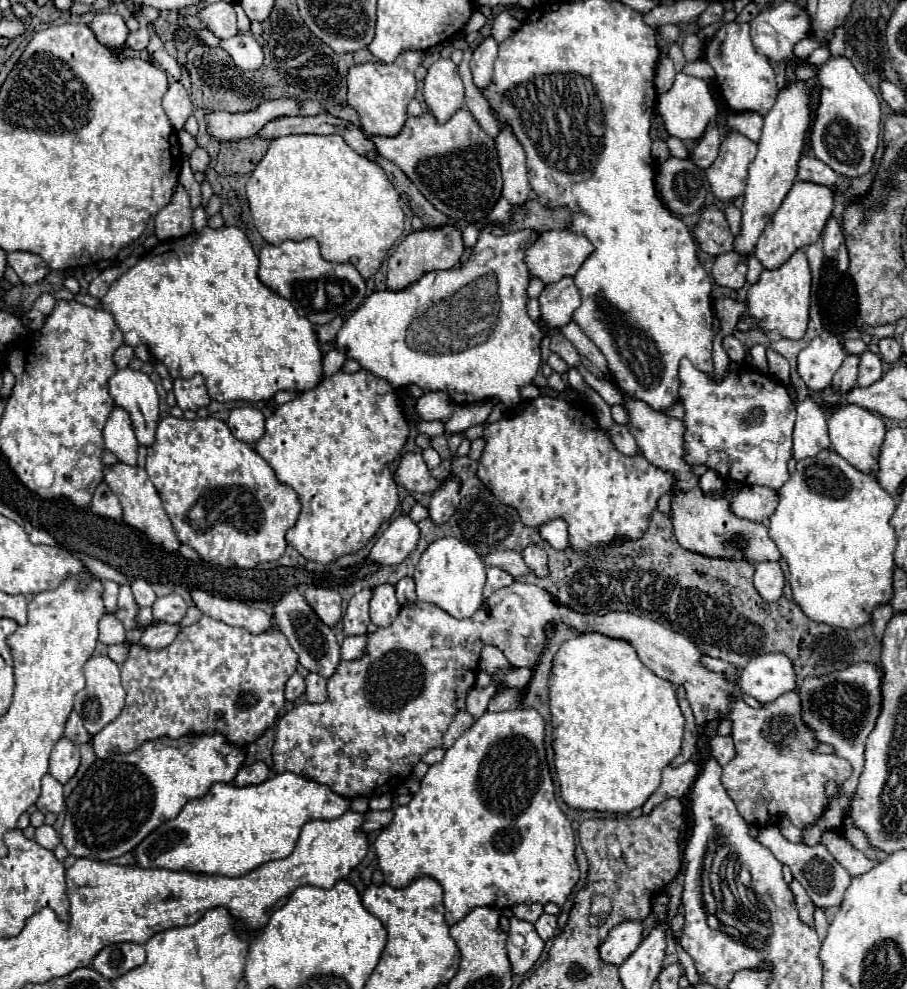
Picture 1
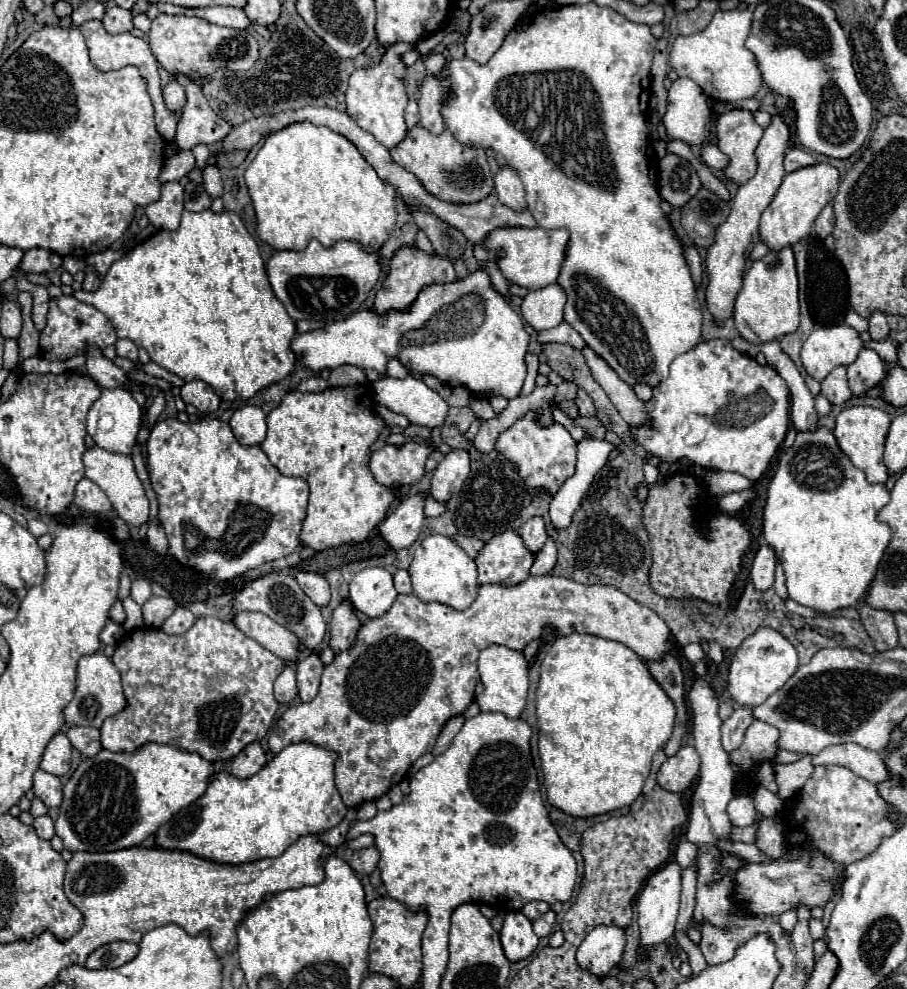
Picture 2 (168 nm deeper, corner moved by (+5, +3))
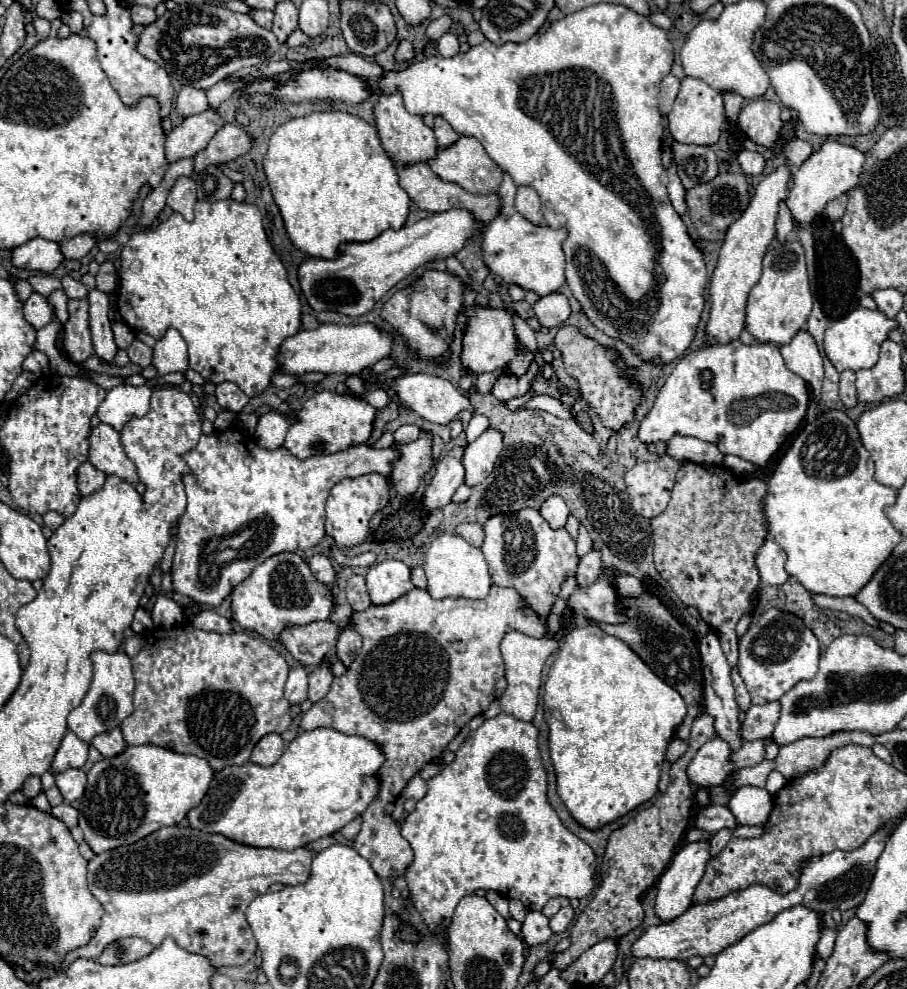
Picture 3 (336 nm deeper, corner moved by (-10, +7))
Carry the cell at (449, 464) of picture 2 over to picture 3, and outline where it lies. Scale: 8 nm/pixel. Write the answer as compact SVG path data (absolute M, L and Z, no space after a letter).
M486 429L474 443L468 443L464 453L464 469L466 469L466 485L474 487L484 481L498 461L502 453L502 431Z

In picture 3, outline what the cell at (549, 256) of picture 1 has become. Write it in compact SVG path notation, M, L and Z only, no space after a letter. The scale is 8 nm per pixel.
M504 173L504 181L498 189L500 211L488 223L482 233L482 253L484 263L492 275L500 277L508 285L518 285L526 291L534 291L540 297L554 293L560 289L564 279L564 253L562 241L568 235L566 229L552 229L548 225L532 225L514 209L514 193L516 185L508 173Z

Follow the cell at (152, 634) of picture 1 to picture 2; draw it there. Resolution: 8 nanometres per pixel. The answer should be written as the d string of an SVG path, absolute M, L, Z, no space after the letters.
M177 607L175 613L163 621L161 631L165 631L167 635L185 633L193 625L193 621L195 621L195 615L187 607Z

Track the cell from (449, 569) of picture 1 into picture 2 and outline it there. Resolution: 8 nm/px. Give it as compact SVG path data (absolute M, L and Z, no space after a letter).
M429 535L421 541L421 545L415 549L409 575L413 583L413 595L417 595L421 601L427 603L437 601L457 611L463 611L477 597L479 585L477 585L475 561L451 537L445 535Z

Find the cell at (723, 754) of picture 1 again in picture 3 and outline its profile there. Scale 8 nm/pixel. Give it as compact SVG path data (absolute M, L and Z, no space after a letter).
M772 701L766 705L752 705L746 711L746 719L742 723L742 739L768 739L774 731L774 725L780 717L780 703Z

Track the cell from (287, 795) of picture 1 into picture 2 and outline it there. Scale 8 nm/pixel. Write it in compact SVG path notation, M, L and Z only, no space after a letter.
M295 743L277 753L257 775L249 779L237 779L227 771L215 773L203 797L193 801L189 807L181 809L167 823L163 823L155 833L155 845L171 851L187 851L201 859L209 859L225 865L253 863L265 857L279 857L289 845L293 845L301 835L323 833L335 827L345 815L345 803L339 799L335 789L333 763L337 755L325 751L313 743Z

